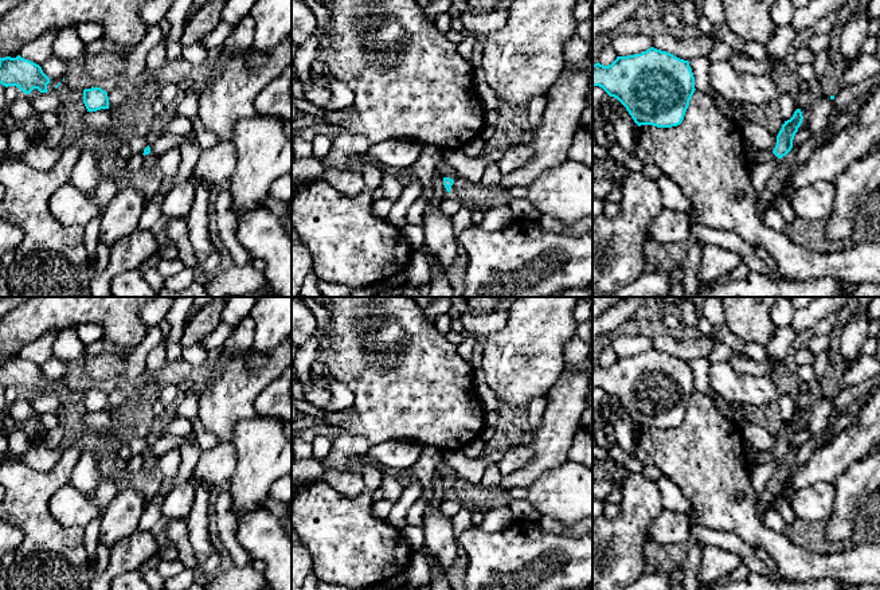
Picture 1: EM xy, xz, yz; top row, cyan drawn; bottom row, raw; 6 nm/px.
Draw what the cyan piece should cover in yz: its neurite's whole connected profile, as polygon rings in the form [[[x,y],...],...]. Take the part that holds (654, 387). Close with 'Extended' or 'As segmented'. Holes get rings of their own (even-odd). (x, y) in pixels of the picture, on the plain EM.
[[[654,348],[641,355],[617,357],[609,367],[599,363],[592,366],[594,387],[602,388],[610,398],[617,399],[638,427],[657,429],[680,426],[696,391],[689,363]]]. As segmented

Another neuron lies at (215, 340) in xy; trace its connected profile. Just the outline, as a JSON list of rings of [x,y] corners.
[[[220,323],[210,335],[207,335],[200,344],[208,351],[220,349],[224,341],[232,335],[235,327]]]

